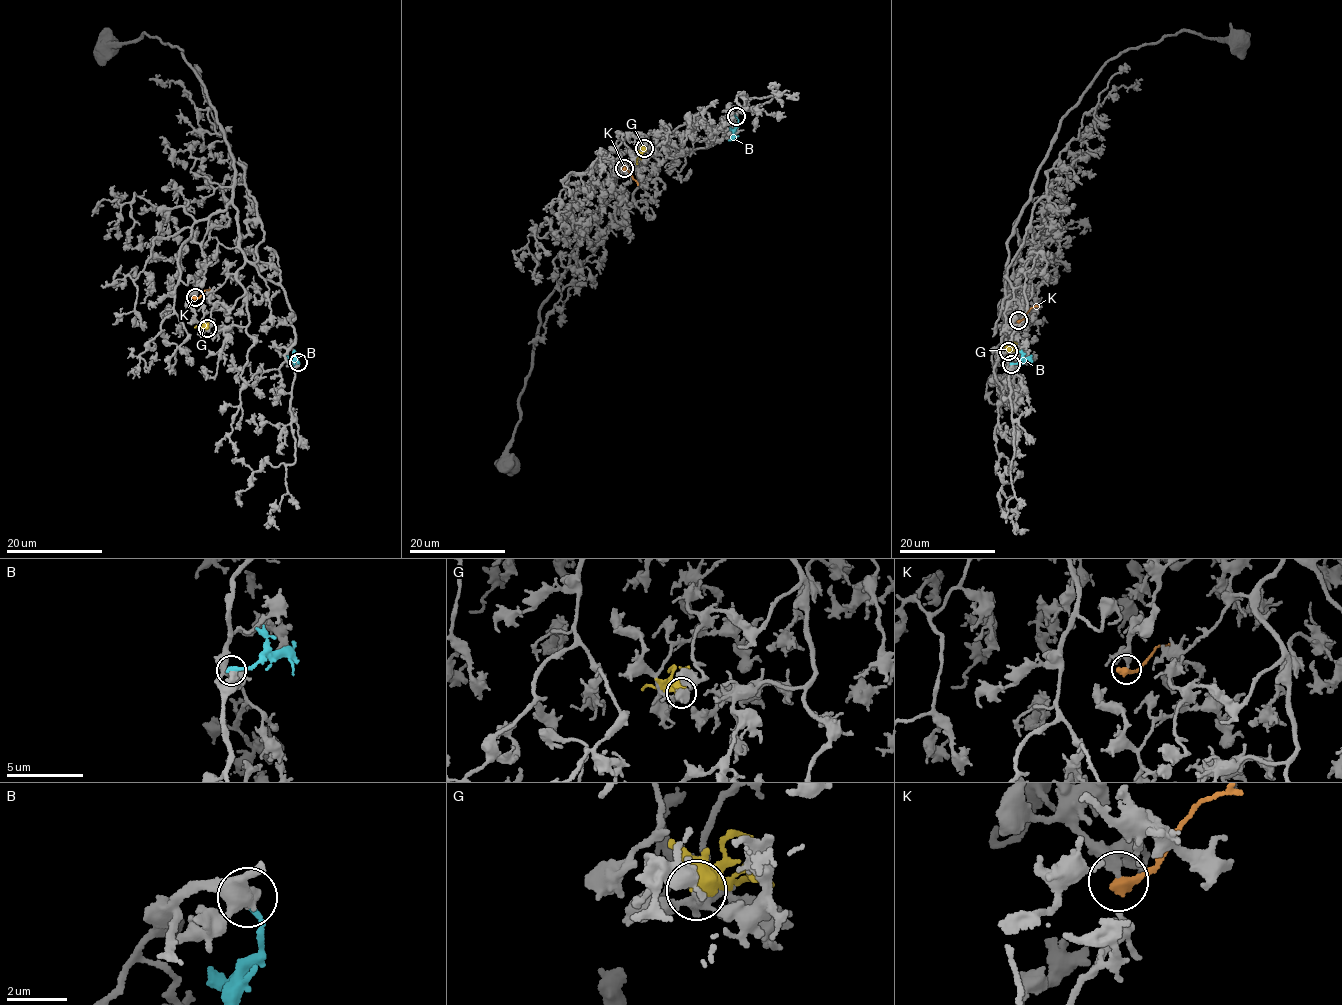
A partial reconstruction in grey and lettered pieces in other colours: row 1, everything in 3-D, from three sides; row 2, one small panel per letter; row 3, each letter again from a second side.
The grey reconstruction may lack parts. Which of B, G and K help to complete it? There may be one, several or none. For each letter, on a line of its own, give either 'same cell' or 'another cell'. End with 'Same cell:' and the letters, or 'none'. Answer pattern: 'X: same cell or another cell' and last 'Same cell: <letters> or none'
B: another cell
G: another cell
K: another cell
Same cell: none

